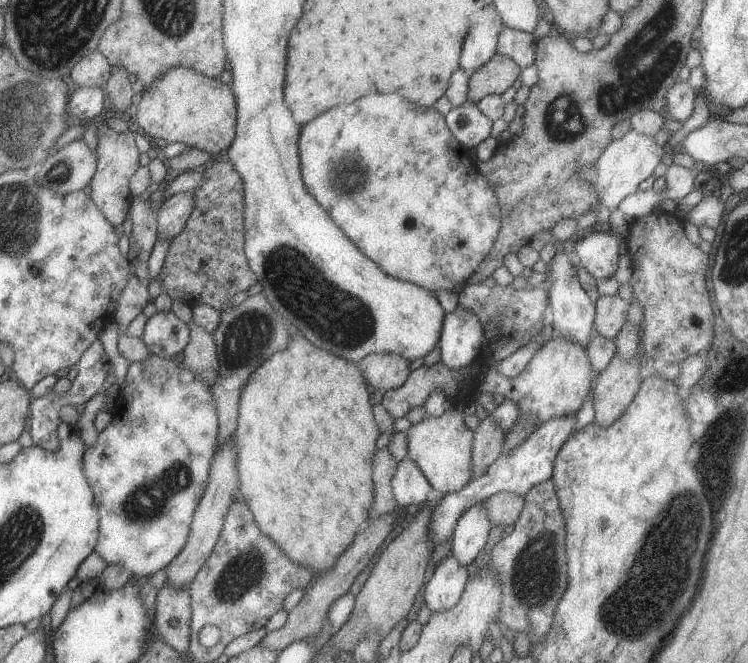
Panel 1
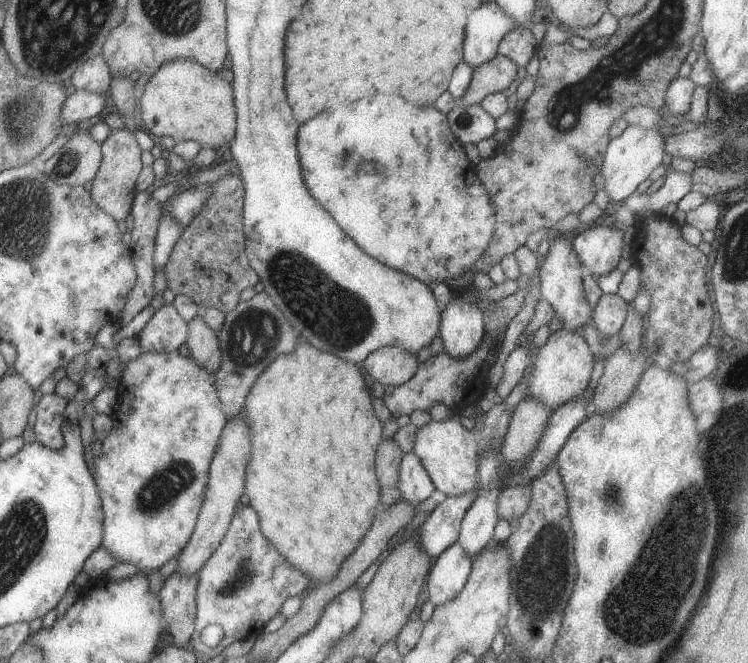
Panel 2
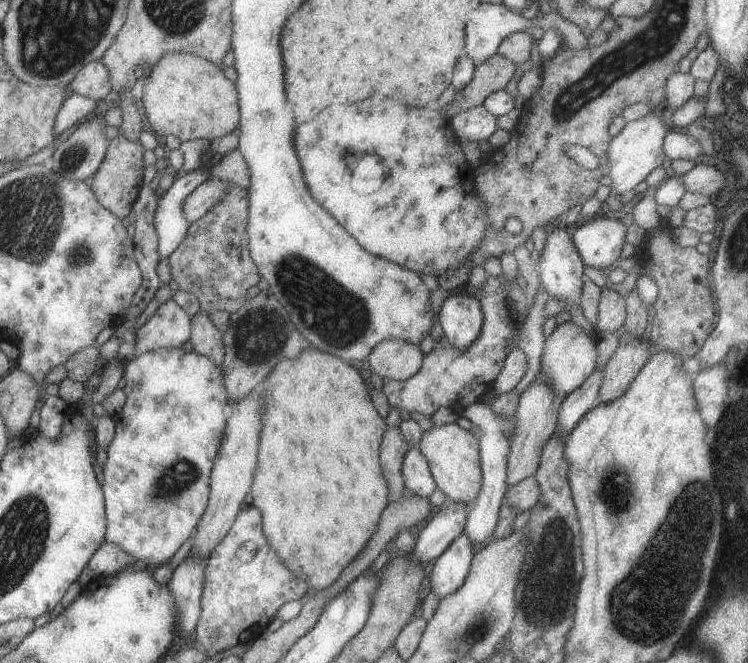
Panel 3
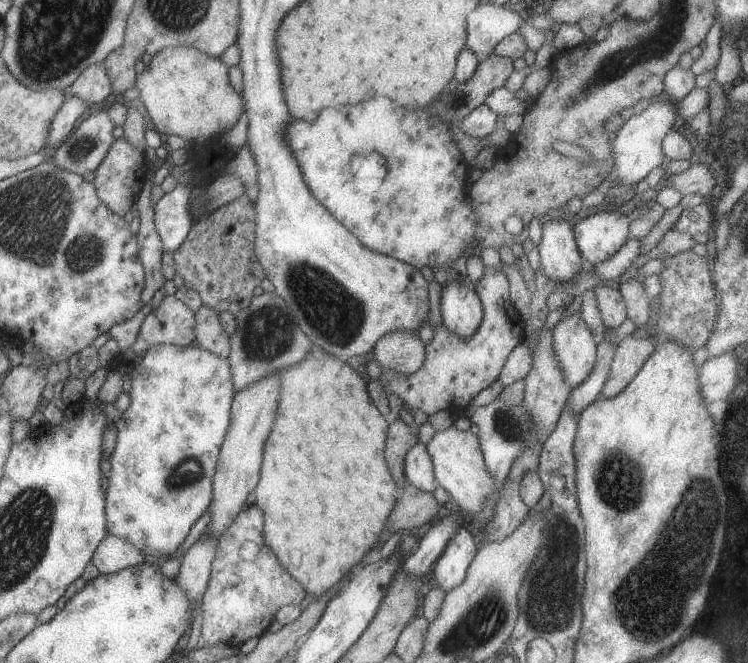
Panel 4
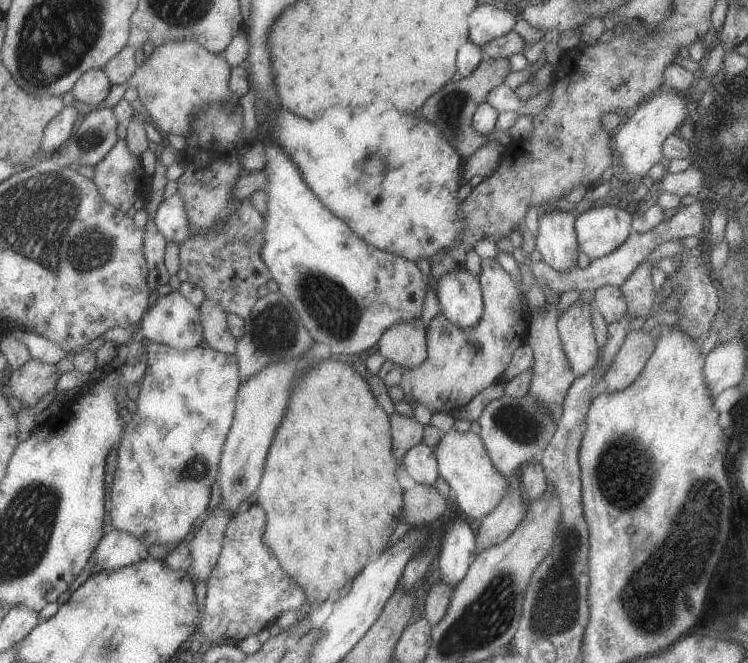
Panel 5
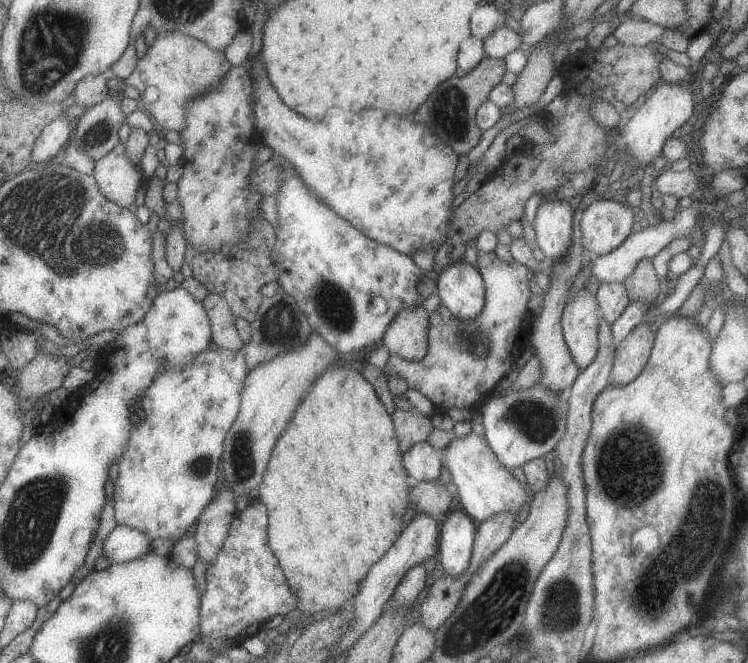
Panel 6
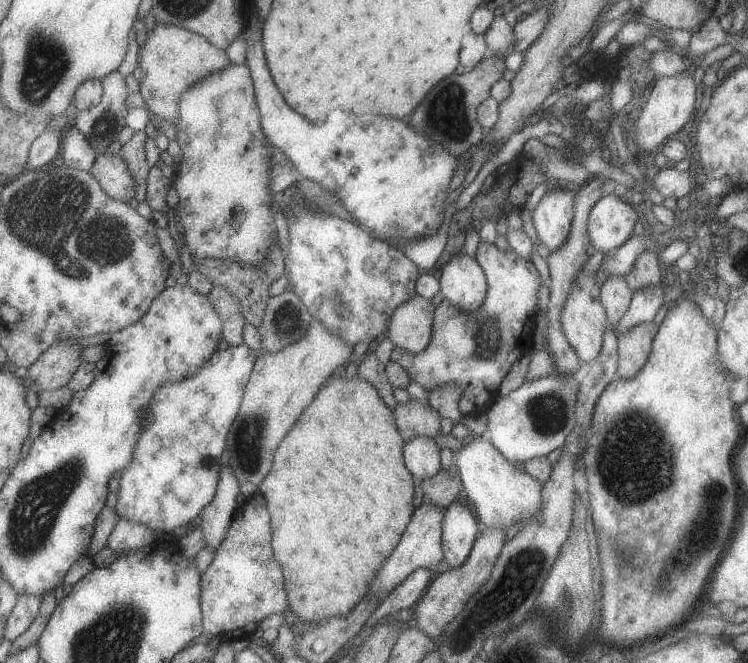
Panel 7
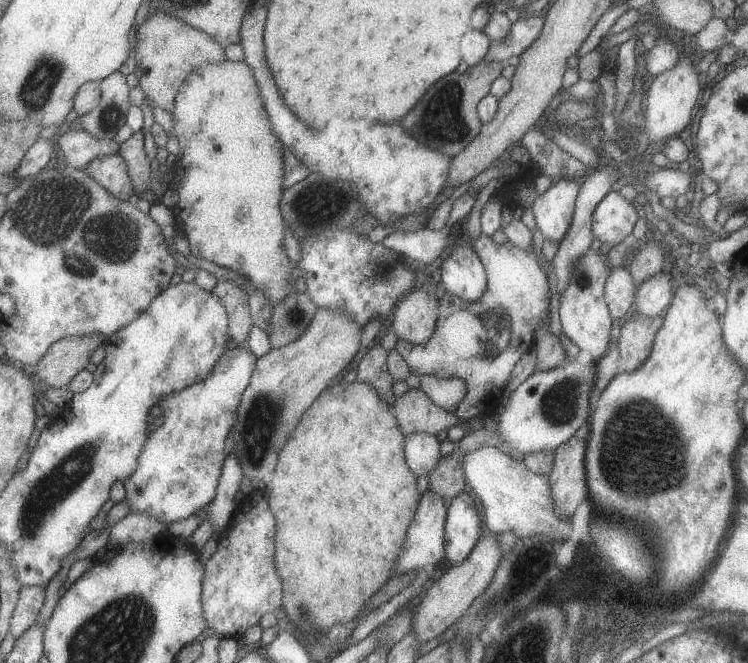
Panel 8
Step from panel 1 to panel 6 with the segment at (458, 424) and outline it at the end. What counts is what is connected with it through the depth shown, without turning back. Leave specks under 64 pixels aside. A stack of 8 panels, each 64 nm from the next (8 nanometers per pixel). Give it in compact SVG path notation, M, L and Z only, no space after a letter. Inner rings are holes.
M476 433L464 438L455 437L442 454L442 464L450 472L454 491L460 495L461 508L473 520L486 522L500 512L519 512L529 499L528 489L513 476L510 469L504 468L496 454L492 452L484 436Z

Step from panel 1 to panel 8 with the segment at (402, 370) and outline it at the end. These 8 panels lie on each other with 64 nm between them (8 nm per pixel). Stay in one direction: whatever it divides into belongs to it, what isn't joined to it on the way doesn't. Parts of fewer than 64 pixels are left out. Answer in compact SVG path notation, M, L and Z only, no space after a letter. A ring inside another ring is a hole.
M414 289L404 297L393 311L391 329L398 341L413 346L425 346L433 337L439 314L439 302L435 294Z

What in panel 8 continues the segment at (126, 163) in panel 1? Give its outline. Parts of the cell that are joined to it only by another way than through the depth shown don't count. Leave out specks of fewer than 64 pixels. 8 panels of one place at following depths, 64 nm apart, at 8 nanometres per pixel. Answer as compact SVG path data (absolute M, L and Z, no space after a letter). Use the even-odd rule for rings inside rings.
M119 153L109 156L98 155L83 169L88 176L120 200L128 201L128 198L135 194L126 161Z

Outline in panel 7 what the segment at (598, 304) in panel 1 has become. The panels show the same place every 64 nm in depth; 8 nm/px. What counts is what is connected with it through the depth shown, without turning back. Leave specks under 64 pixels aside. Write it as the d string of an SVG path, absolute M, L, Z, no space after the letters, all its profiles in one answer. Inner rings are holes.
M608 277L600 287L602 304L613 326L628 312L633 290L625 277Z

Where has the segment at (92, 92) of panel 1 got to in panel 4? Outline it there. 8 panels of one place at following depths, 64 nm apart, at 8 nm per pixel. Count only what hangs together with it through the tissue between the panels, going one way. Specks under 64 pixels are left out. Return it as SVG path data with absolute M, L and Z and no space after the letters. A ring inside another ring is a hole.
M67 95L65 103L62 104L60 110L54 116L50 130L48 130L48 142L45 147L52 146L60 142L63 143L70 132L74 130L74 125L77 120L81 120L82 114L88 110L89 104L85 100L78 98L76 95Z

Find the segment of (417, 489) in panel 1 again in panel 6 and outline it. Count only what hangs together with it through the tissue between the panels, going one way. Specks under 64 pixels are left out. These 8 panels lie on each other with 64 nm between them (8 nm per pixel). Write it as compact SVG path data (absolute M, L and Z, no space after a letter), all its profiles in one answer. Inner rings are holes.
M424 440L410 446L403 453L402 462L406 472L412 478L417 481L430 482L439 478L442 472L442 454L444 450L439 450Z

